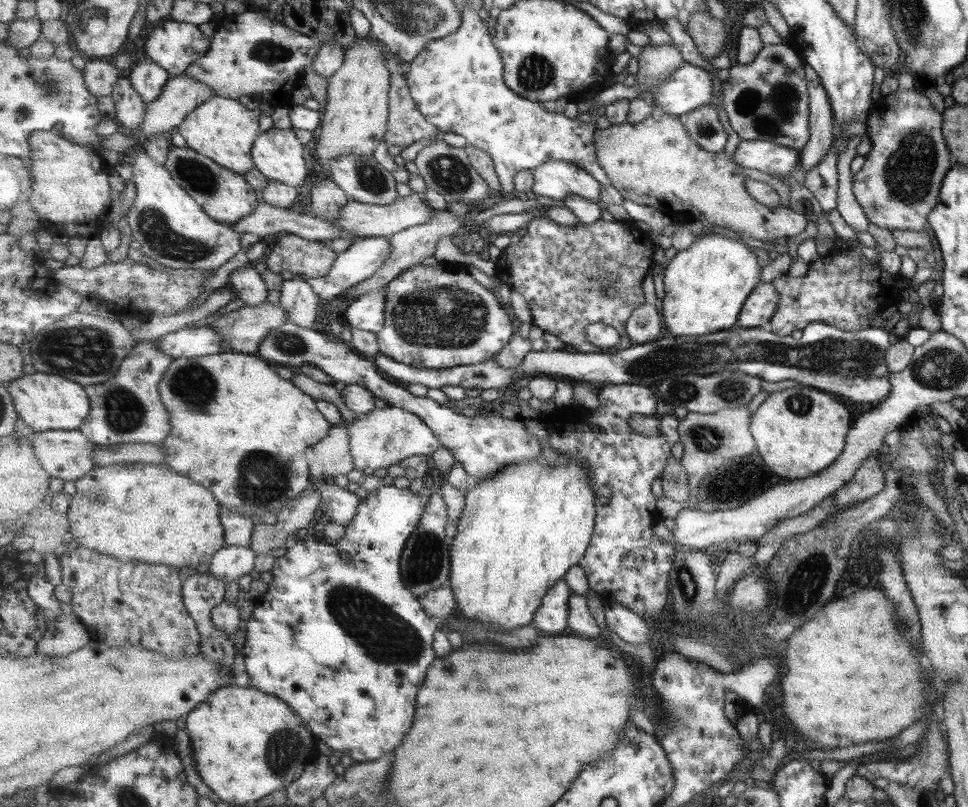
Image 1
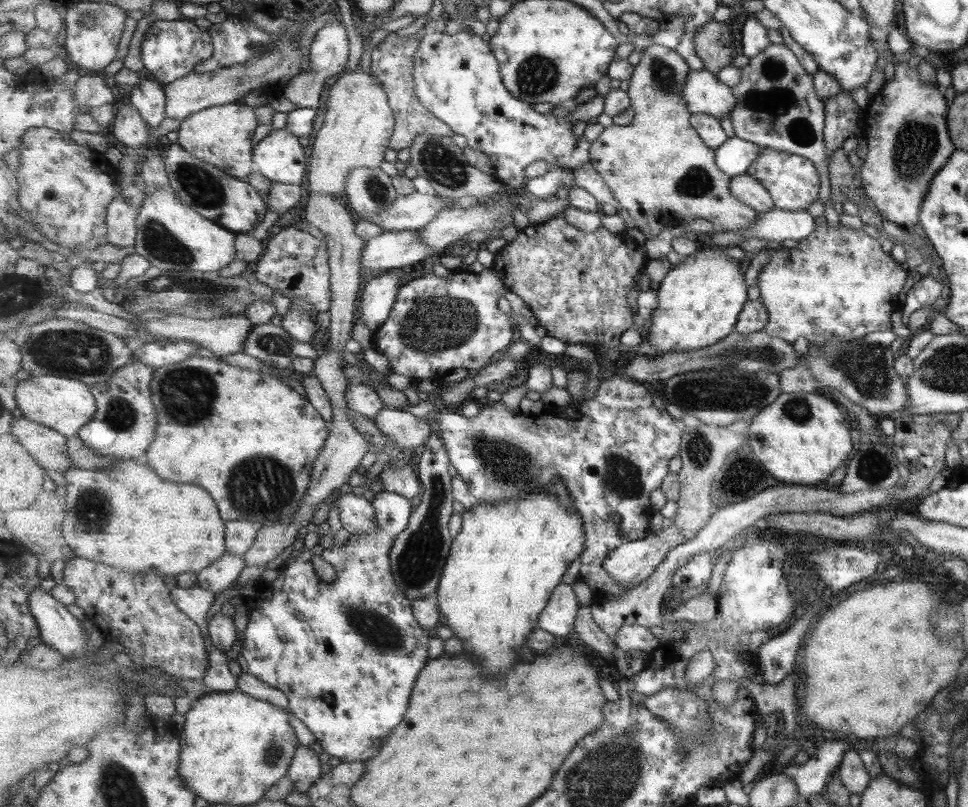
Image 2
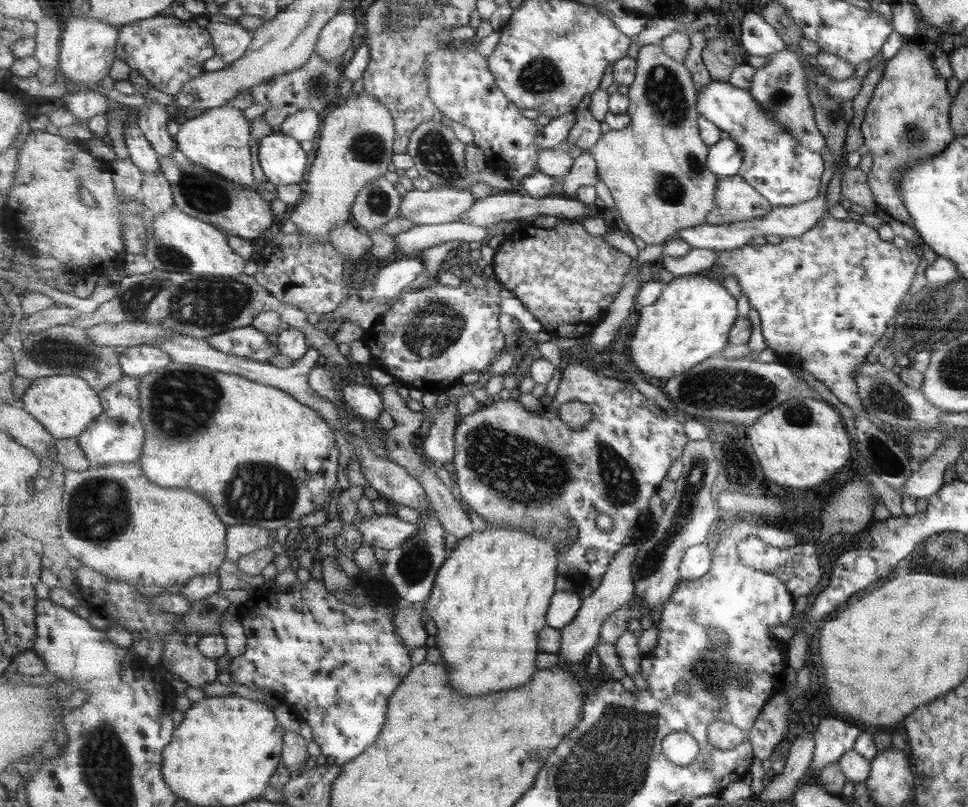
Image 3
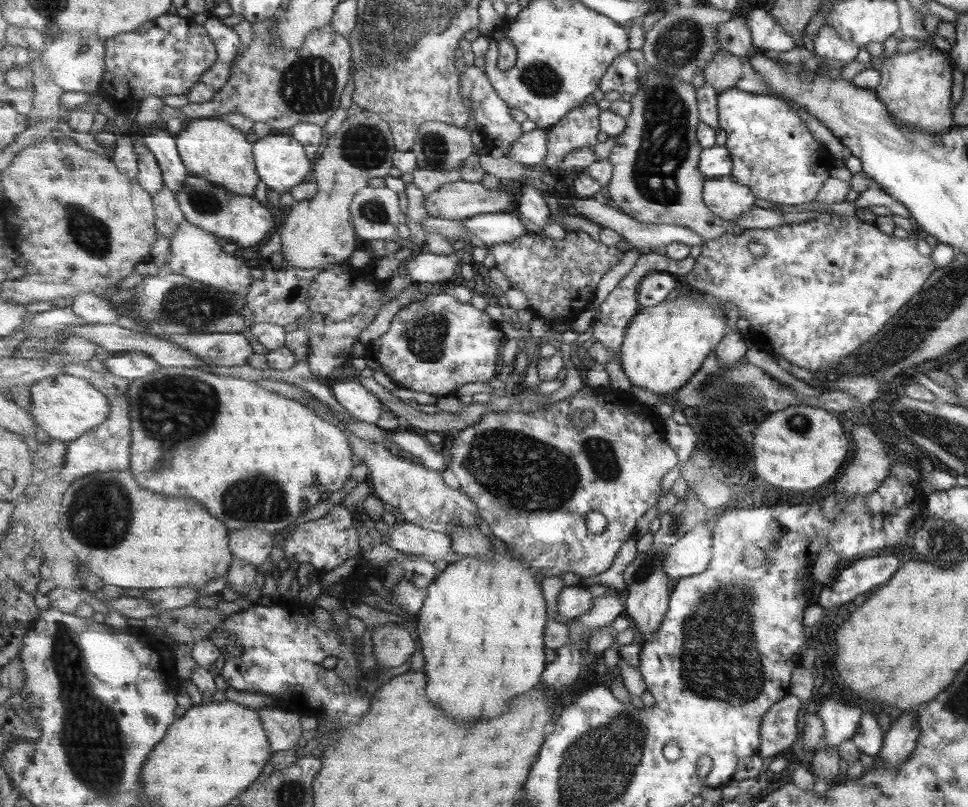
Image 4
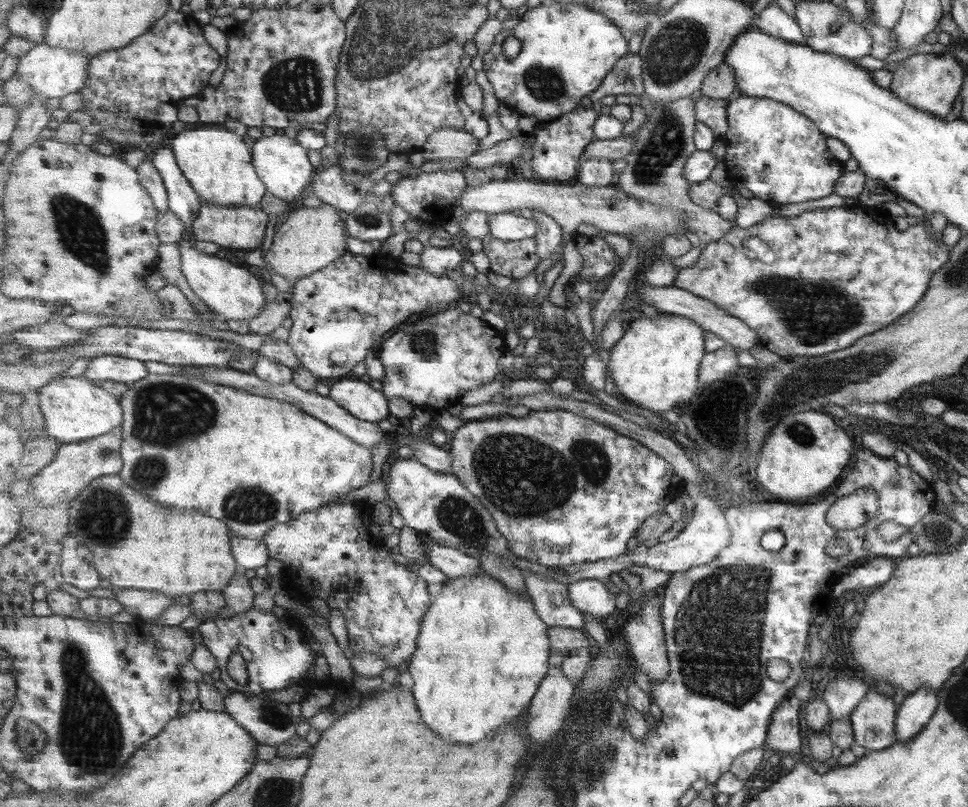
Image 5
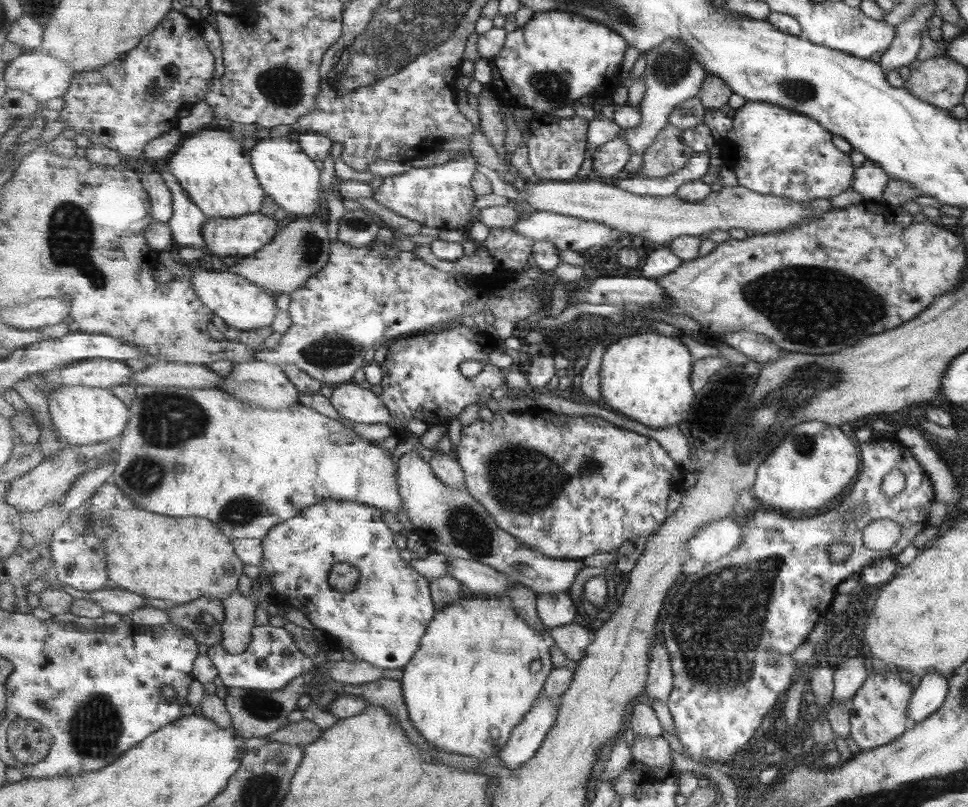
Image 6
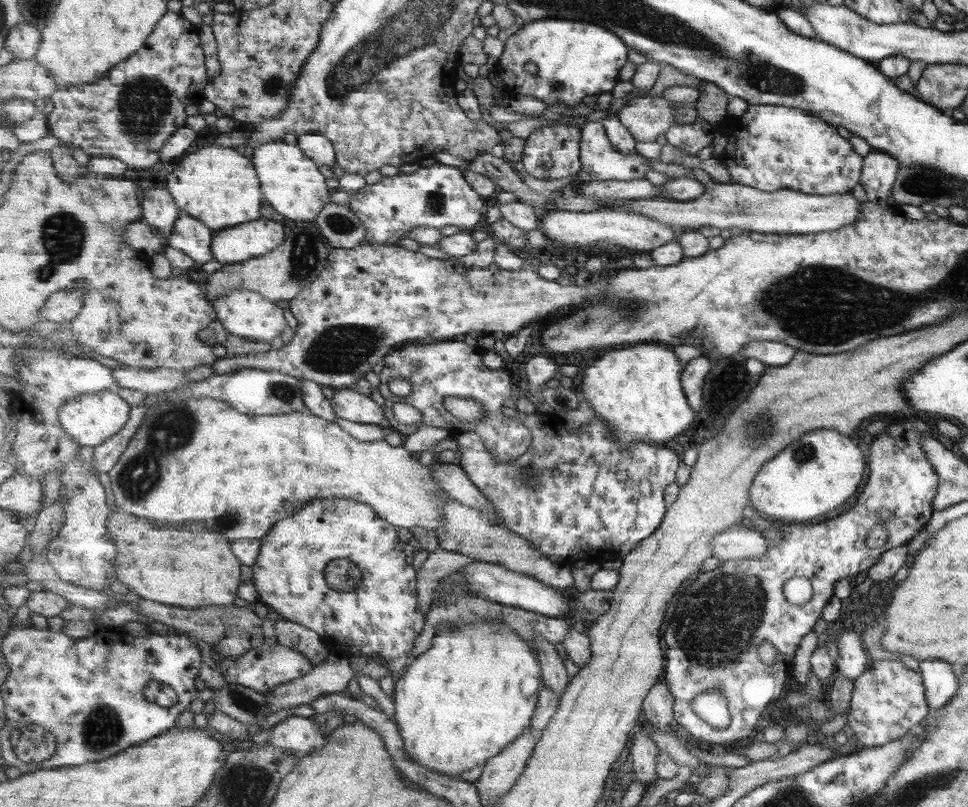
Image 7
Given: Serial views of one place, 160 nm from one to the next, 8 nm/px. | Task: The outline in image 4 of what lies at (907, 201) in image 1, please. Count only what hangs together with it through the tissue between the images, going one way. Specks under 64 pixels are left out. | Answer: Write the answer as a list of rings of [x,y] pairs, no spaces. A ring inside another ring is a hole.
[[[927,43],[908,53],[896,53],[881,62],[878,74],[879,84],[873,92],[884,102],[886,109],[898,121],[923,134],[945,134],[949,132],[951,108],[949,108],[949,90],[951,90],[951,64],[939,49],[927,48]]]

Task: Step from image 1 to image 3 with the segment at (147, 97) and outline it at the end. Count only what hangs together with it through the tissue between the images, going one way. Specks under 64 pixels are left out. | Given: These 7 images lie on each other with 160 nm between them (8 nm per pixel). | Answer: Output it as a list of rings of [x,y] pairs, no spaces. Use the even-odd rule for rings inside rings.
[[[147,101],[139,107],[140,114],[137,125],[144,132],[145,137],[152,143],[161,158],[168,158],[178,150],[174,136],[167,130],[167,122],[171,120],[165,105],[155,101]]]

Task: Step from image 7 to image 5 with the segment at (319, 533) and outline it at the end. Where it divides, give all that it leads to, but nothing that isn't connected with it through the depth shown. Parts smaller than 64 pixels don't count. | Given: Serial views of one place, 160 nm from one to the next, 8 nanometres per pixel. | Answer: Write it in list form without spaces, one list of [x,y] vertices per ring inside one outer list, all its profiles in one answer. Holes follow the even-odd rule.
[[[353,499],[344,503],[327,504],[322,508],[303,513],[297,519],[275,525],[263,538],[272,558],[285,566],[283,582],[291,570],[301,582],[311,582],[313,592],[321,598],[328,608],[340,610],[346,620],[346,628],[354,655],[361,652],[378,652],[387,661],[389,667],[397,668],[411,660],[418,649],[418,640],[422,632],[423,619],[430,612],[431,594],[427,590],[428,582],[418,573],[409,570],[407,565],[395,562],[390,548],[383,544],[383,530],[380,524],[367,522],[363,510]]]

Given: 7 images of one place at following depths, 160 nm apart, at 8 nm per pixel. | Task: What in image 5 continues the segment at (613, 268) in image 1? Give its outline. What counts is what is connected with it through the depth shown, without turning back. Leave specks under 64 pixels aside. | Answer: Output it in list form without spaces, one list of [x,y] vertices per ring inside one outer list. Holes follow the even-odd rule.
[[[489,233],[483,239],[483,251],[490,260],[491,275],[502,275],[513,281],[531,274],[541,260],[536,238],[507,242]],[[602,234],[596,237],[580,235],[576,242],[584,256],[584,270],[575,278],[597,283],[619,267],[620,261],[616,252]]]

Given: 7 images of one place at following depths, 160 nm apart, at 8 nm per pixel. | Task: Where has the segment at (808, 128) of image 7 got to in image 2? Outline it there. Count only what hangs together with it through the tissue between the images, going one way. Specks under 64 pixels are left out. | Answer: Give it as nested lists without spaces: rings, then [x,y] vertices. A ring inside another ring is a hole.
[[[708,69],[691,71],[684,95],[693,114],[710,114],[719,120],[732,118],[738,98],[734,87],[719,82]],[[765,146],[761,147],[760,155],[750,164],[746,174],[756,178],[771,193],[777,208],[786,211],[803,210],[815,202],[819,192],[817,170],[813,165],[802,156]]]

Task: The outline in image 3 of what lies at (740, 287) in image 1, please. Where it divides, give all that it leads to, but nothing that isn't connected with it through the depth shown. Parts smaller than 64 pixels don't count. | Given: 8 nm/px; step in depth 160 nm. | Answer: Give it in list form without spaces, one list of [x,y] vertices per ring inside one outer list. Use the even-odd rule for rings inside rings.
[[[703,274],[674,278],[654,305],[641,307],[630,340],[630,356],[638,369],[653,382],[667,382],[694,369],[711,357],[721,357],[733,325],[738,321],[737,299],[722,286],[722,280]]]

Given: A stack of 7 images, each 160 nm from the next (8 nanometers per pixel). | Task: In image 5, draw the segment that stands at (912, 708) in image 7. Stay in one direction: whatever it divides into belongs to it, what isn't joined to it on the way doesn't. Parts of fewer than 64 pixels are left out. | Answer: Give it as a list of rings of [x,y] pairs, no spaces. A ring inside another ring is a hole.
[[[873,688],[867,690],[865,698],[858,702],[858,705],[848,714],[849,724],[853,738],[859,746],[863,746],[866,751],[881,750],[890,747],[896,742],[895,717],[897,705],[888,696],[877,693]]]

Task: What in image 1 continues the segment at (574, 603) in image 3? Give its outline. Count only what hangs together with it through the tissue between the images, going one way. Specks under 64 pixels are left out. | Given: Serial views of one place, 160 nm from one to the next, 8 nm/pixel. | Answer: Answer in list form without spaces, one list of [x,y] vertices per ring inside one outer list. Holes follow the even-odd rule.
[[[565,578],[544,598],[532,625],[546,634],[561,634],[570,628],[570,598],[573,591]]]

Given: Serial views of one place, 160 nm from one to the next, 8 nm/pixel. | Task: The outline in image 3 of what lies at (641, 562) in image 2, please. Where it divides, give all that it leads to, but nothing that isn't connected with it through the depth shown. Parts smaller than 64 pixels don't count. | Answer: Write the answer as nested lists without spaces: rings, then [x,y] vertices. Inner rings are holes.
[[[635,543],[617,553],[599,588],[596,588],[591,595],[583,598],[582,610],[579,612],[578,617],[562,630],[562,647],[557,655],[565,667],[571,666],[571,664],[581,664],[585,660],[585,656],[591,654],[591,651],[593,652],[601,640],[601,631],[607,619],[617,610],[628,606],[636,598],[631,569],[632,564],[635,563],[634,560],[639,547],[640,543]]]

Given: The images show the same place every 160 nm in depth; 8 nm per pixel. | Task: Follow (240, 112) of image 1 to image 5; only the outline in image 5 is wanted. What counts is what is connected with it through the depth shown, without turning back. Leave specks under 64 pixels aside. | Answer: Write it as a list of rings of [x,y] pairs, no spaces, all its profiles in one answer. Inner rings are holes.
[[[223,126],[185,130],[178,133],[171,143],[177,164],[202,202],[212,202],[217,206],[258,208],[259,202],[267,194],[266,183],[254,167],[252,148],[245,144],[241,136]]]

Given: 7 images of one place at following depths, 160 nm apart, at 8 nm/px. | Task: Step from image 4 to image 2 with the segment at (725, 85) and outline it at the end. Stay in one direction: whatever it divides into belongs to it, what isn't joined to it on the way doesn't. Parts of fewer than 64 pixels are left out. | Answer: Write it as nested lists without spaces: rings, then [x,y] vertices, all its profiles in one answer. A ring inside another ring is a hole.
[[[709,22],[695,37],[695,45],[706,69],[715,75],[733,63],[733,34],[726,23]]]

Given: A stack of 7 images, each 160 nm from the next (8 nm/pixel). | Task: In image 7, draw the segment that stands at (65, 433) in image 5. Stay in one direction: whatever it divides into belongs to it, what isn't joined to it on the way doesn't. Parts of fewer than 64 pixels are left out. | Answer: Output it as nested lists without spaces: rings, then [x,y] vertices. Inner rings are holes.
[[[111,390],[95,394],[82,394],[64,404],[58,413],[62,425],[81,446],[96,448],[123,430],[123,427],[130,421],[131,411],[130,403],[116,390]]]

